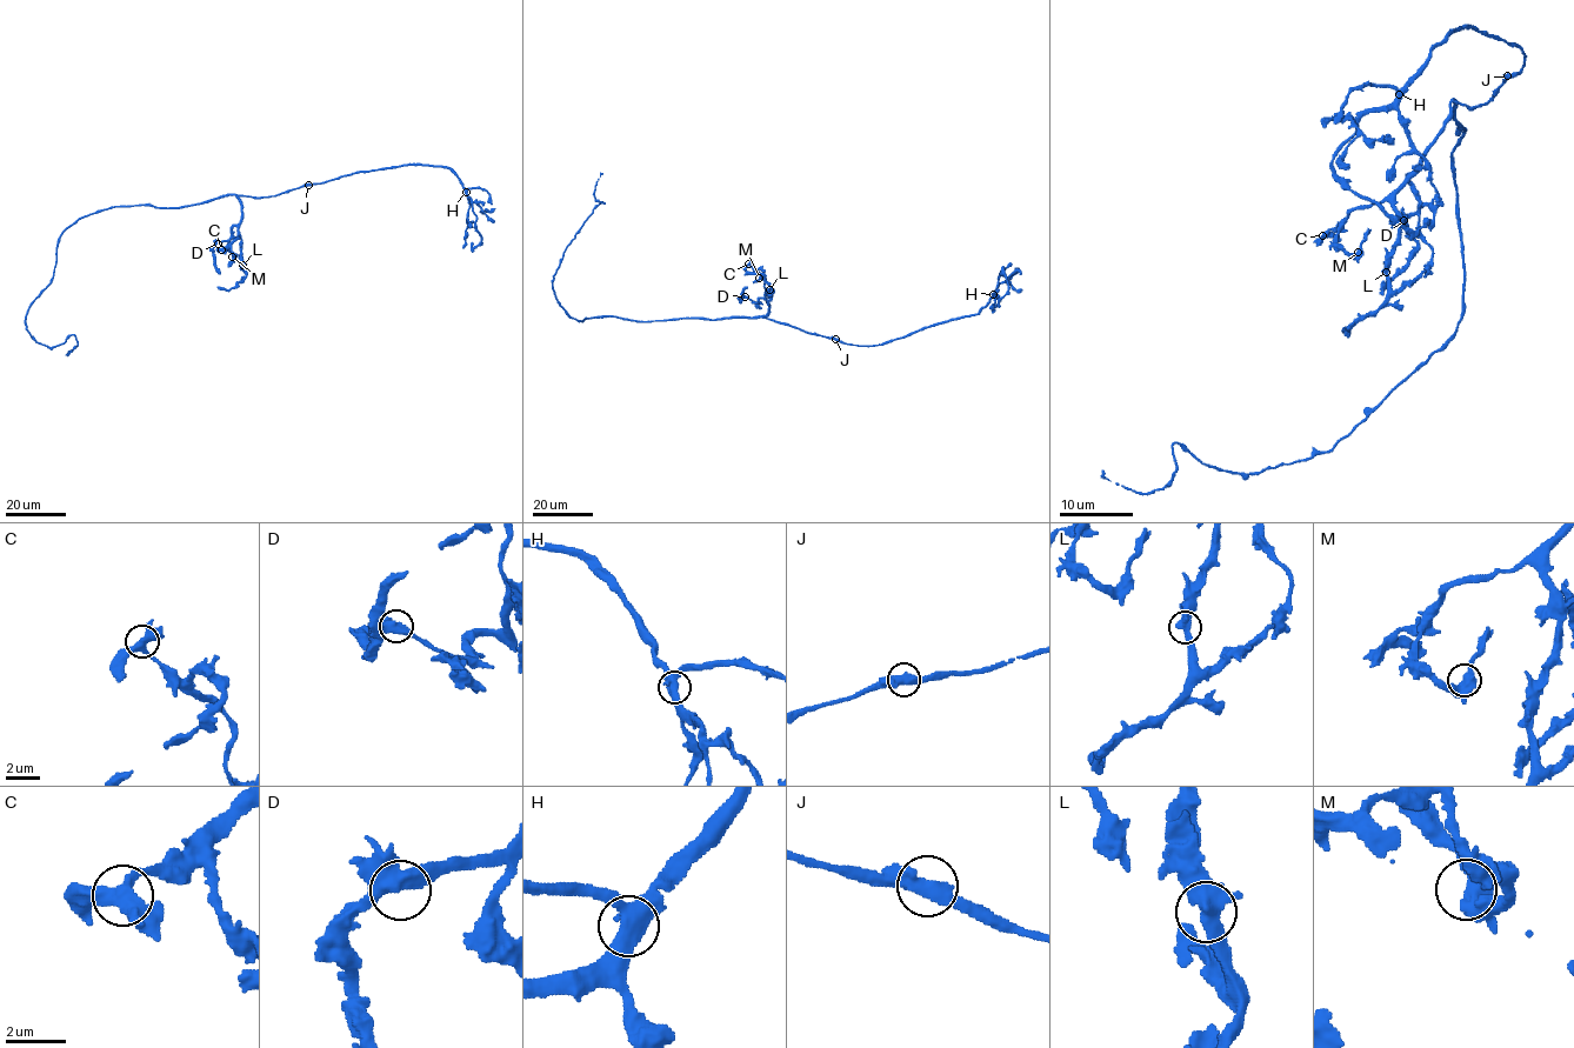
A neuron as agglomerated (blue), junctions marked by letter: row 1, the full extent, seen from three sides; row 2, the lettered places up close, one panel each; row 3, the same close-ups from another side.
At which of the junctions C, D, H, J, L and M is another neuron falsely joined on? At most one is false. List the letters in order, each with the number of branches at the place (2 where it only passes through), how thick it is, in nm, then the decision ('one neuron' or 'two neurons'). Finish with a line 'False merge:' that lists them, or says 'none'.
C: 3 | 420 nm | one neuron
D: 3 | 440 nm | one neuron
H: 3 | 440 nm | one neuron
J: 2 | 550 nm | one neuron
L: 3 | 440 nm | one neuron
M: 3 | 480 nm | one neuron
False merge: none

